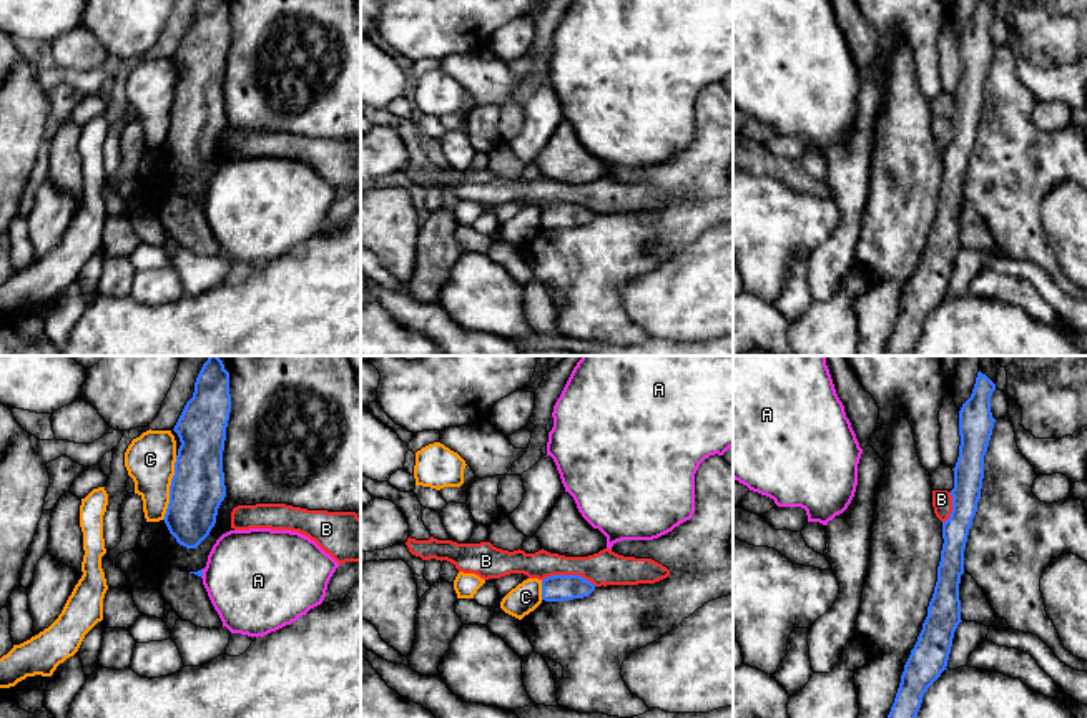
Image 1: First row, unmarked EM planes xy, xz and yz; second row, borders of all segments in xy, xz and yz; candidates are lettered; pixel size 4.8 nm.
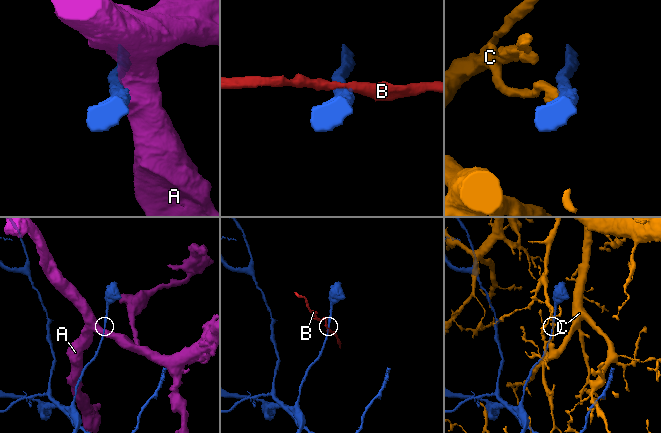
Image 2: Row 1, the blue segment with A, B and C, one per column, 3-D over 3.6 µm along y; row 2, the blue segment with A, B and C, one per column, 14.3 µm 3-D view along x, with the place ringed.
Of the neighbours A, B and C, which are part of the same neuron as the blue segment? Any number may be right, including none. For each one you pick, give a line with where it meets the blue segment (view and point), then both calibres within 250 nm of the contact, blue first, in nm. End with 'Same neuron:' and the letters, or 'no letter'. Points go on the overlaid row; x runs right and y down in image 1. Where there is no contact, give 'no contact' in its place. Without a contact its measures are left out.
Same neuron: no letter

